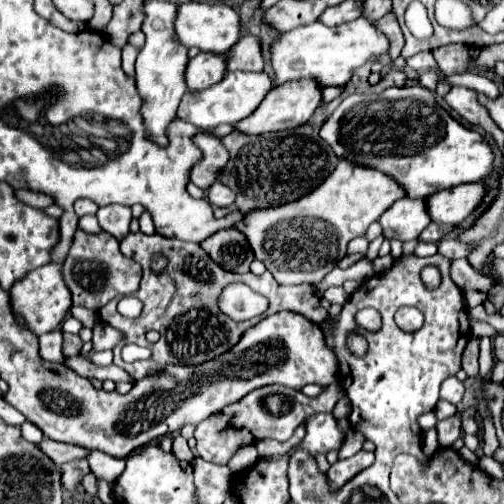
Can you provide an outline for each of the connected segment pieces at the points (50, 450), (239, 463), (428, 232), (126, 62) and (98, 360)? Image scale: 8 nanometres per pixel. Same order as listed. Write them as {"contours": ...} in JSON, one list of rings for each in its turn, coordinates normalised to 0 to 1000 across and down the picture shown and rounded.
{"contours":[[[[83,873],[79,881],[79,893],[87,901],[95,901],[103,909],[103,917],[111,925],[135,917],[135,913],[151,913],[151,909],[171,909],[179,901],[179,893],[171,889],[159,889],[159,885],[143,885],[143,881],[123,881],[123,877],[103,877],[103,873]]],[[[492,881],[492,889],[476,889],[476,897],[468,897],[468,905],[460,905],[460,913],[452,917],[452,929],[460,937],[476,937],[492,925],[500,925],[512,909],[512,897],[508,897],[508,881]]],[[[857,440],[857,444],[833,464],[829,476],[837,476],[837,480],[869,480],[877,468],[881,468],[881,452],[873,452],[873,444]]],[[[250,87],[242,95],[242,135],[254,151],[266,151],[266,123],[270,123],[270,111],[274,111],[278,95],[262,91],[262,87]]],[[[179,694],[179,698],[167,698],[163,702],[171,714],[179,714],[183,722],[190,722],[190,726],[218,726],[222,722],[222,698],[218,694],[206,694],[206,698],[187,698],[187,694]]]]}

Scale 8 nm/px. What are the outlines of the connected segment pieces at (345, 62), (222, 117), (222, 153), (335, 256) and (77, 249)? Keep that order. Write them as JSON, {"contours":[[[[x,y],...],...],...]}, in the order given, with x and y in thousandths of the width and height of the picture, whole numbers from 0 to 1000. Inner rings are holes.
{"contours":[[[[722,32],[663,56],[635,44],[595,52],[560,67],[540,87],[540,135],[548,143],[544,171],[599,155],[627,155],[639,171],[675,171],[687,167],[698,155],[698,143],[730,119],[750,119],[762,135],[778,131],[770,95],[770,71],[746,56],[742,40],[726,40]]],[[[456,143],[437,167],[397,183],[369,183],[357,202],[353,230],[393,254],[425,254],[433,246],[464,246],[492,234],[540,175],[540,155],[528,143]]],[[[397,262],[385,270],[385,286],[401,298],[401,317],[381,333],[381,345],[377,345],[377,357],[397,369],[397,373],[417,373],[437,337],[444,333],[444,325],[452,321],[452,298],[444,294],[444,286],[437,282],[433,270],[425,266],[409,266],[409,262]]],[[[675,317],[667,337],[643,357],[643,365],[635,365],[635,373],[619,377],[611,389],[587,401],[575,401],[575,405],[548,409],[548,413],[500,417],[484,429],[476,444],[468,444],[468,452],[488,464],[508,516],[524,520],[528,532],[540,540],[540,548],[556,563],[603,563],[603,560],[631,563],[667,528],[667,520],[687,504],[687,484],[706,468],[722,468],[730,448],[742,437],[750,437],[786,397],[802,389],[806,389],[802,373],[794,373],[794,365],[778,357],[778,349],[746,333],[710,329],[710,325],[702,329],[690,317]]],[[[151,456],[147,480],[127,520],[127,556],[143,579],[147,607],[167,607],[194,619],[206,603],[214,603],[230,587],[254,587],[270,579],[282,552],[282,532],[266,516],[242,508],[234,492],[234,476],[214,460],[175,464],[167,456]]]]}

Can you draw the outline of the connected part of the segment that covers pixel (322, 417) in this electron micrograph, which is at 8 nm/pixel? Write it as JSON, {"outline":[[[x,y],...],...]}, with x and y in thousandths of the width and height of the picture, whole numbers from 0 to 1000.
{"outline":[[[627,821],[607,837],[607,869],[587,885],[611,897],[619,909],[631,901],[651,901],[655,893],[671,893],[683,873],[683,857],[671,849],[671,837],[659,821]]]}

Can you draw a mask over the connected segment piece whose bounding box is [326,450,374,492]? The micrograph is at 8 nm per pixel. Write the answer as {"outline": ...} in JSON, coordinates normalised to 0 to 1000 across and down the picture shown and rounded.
{"outline":[[[714,893],[710,901],[702,901],[690,913],[671,913],[663,925],[655,925],[655,933],[647,940],[655,972],[663,976],[667,968],[679,968],[698,944],[706,944],[710,937],[730,929],[738,917],[742,917],[742,897],[722,897],[722,893]]]}

